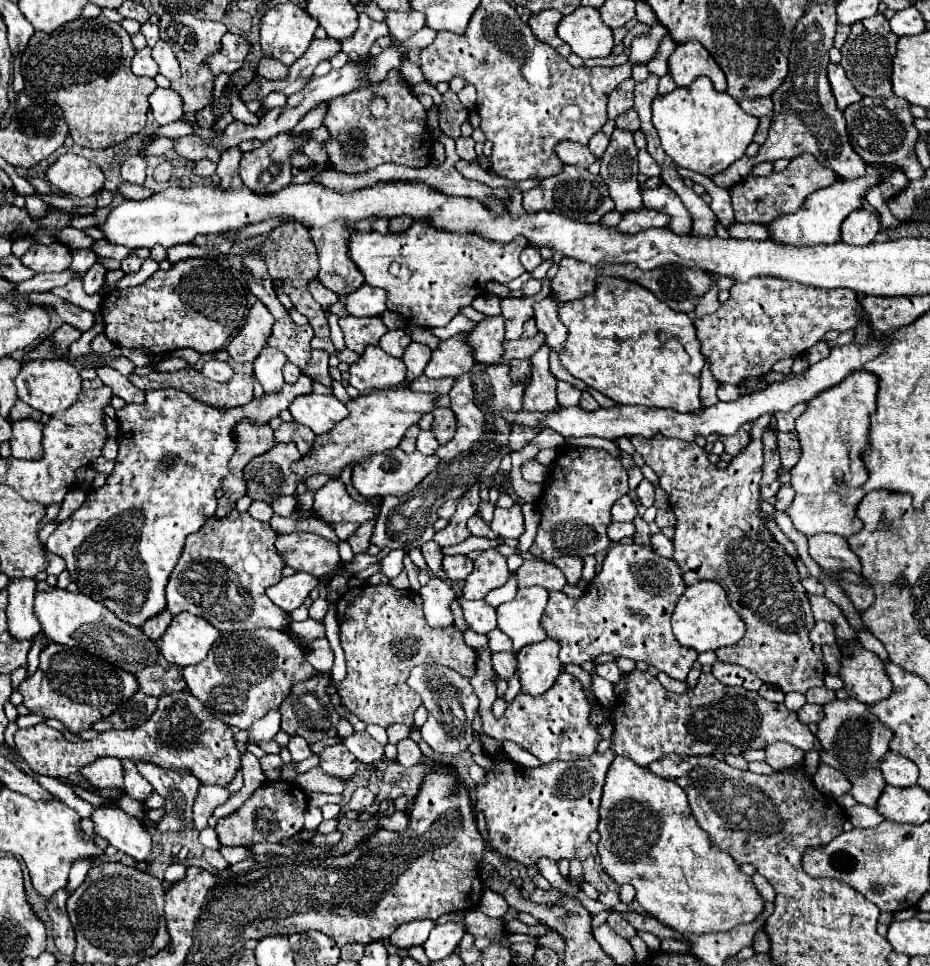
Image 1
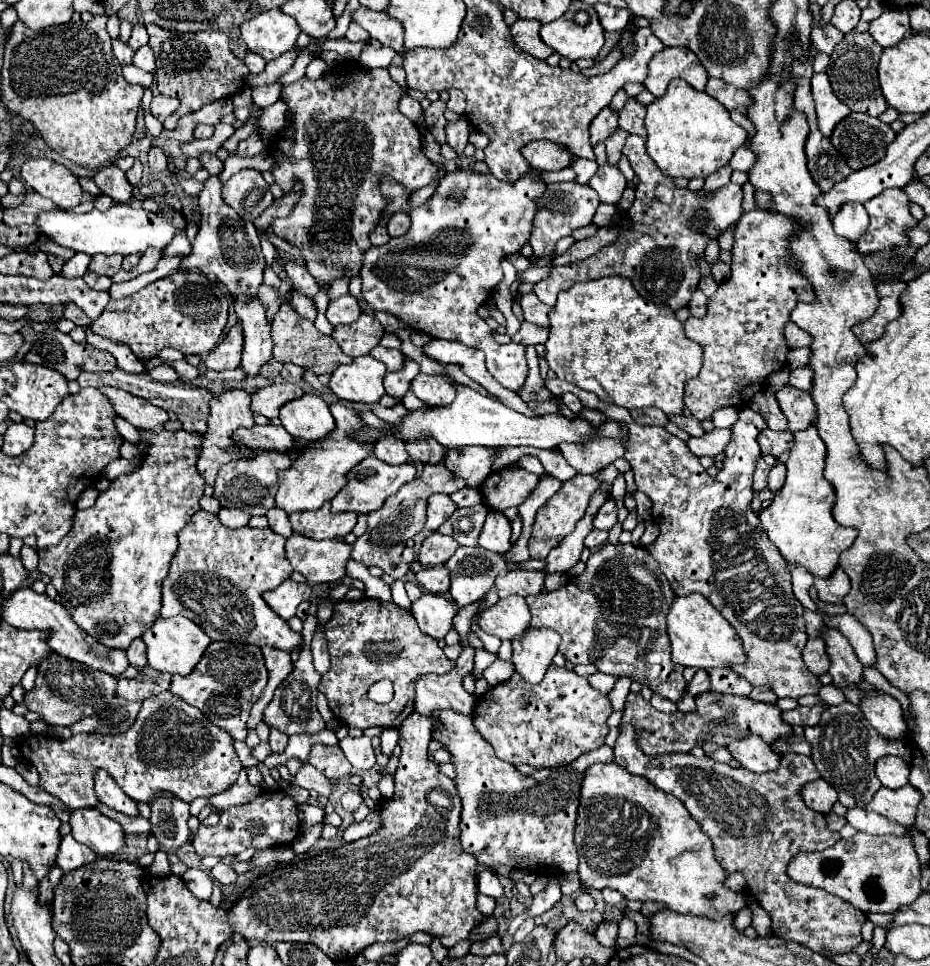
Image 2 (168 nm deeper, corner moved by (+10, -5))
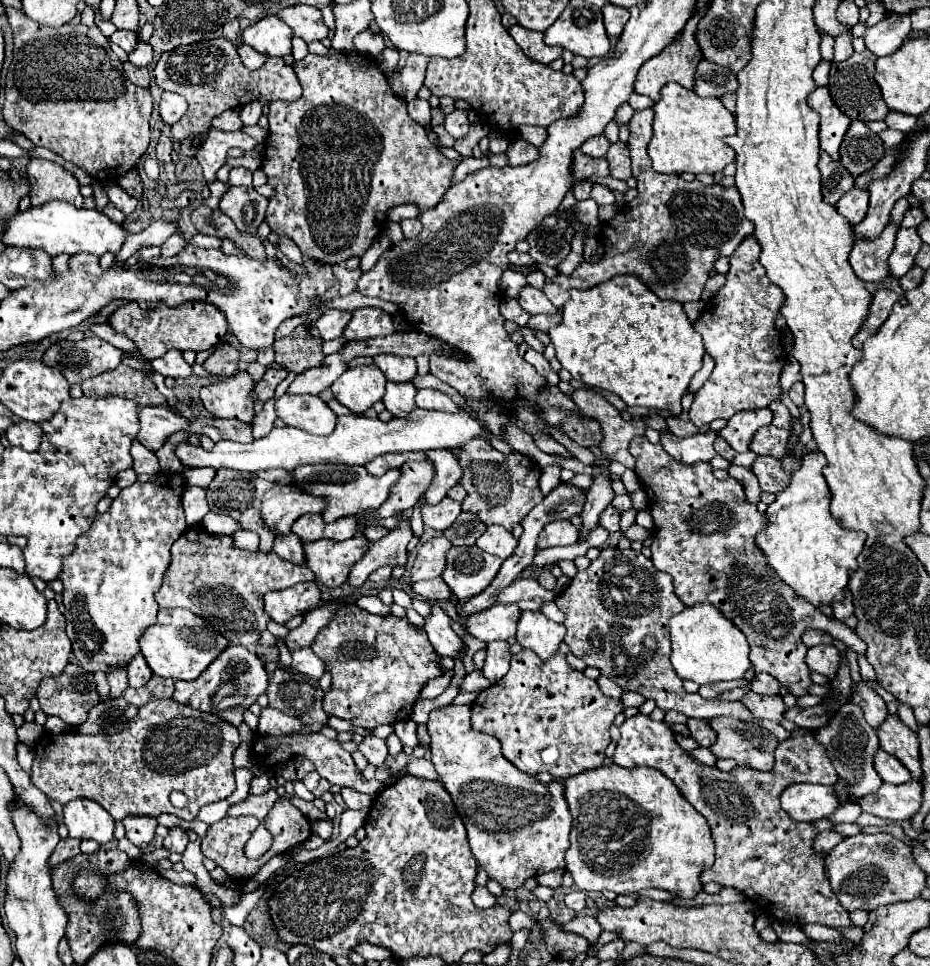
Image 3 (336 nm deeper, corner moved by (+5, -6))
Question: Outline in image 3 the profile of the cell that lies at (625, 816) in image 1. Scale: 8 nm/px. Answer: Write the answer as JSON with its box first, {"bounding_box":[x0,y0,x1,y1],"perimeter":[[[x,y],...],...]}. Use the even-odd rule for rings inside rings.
{"bounding_box":[565,764,715,900],"perimeter":[[[617,764],[585,770],[565,780],[565,798],[573,814],[571,846],[565,852],[565,862],[579,890],[637,894],[645,888],[657,888],[683,900],[691,900],[703,890],[703,882],[699,880],[701,872],[715,862],[715,844],[709,824],[661,772],[653,768],[621,768]]]}

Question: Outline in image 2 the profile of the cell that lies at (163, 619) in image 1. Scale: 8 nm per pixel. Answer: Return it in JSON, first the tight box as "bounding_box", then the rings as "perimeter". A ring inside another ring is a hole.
{"bounding_box":[126,639,146,671],"perimeter":[[[136,639],[128,649],[126,649],[128,661],[132,667],[136,667],[138,671],[142,671],[146,667],[146,645],[142,639]]]}

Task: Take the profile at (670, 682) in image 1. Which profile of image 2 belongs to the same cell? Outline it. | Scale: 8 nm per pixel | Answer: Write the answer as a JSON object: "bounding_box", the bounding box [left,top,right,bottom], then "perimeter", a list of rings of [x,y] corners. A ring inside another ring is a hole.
{"bounding_box":[650,695,678,713],"perimeter":[[[652,695],[650,703],[654,705],[654,709],[658,709],[658,711],[662,711],[662,713],[674,713],[674,711],[678,711],[678,709],[676,709],[676,703],[672,703],[672,701],[668,701],[668,699],[660,697],[660,695]]]}

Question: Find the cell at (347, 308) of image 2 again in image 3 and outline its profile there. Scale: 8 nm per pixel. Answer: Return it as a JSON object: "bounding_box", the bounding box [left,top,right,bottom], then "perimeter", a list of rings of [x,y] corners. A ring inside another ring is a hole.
{"bounding_box":[315,310,351,340],"perimeter":[[[329,310],[315,322],[315,326],[319,328],[319,334],[321,334],[323,340],[333,340],[333,338],[343,336],[343,330],[345,330],[345,326],[349,324],[351,318],[351,312]]]}

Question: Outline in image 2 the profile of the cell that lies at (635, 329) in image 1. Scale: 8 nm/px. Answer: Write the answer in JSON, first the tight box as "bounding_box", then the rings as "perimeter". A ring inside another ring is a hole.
{"bounding_box":[546,277,702,415],"perimeter":[[[602,277],[576,283],[558,295],[558,303],[550,313],[546,361],[558,379],[592,391],[606,403],[616,403],[626,409],[658,407],[666,415],[676,415],[684,409],[682,397],[686,381],[700,373],[702,347],[684,335],[684,325],[674,317],[670,307],[658,307],[642,299],[624,277]]]}

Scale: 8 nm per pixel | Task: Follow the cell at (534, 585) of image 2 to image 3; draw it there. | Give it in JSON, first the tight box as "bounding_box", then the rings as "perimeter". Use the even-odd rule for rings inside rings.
{"bounding_box":[501,578,557,610],"perimeter":[[[517,578],[513,584],[509,584],[501,594],[501,604],[517,604],[521,610],[541,610],[541,604],[547,600],[553,600],[557,594],[543,588],[533,578]]]}

